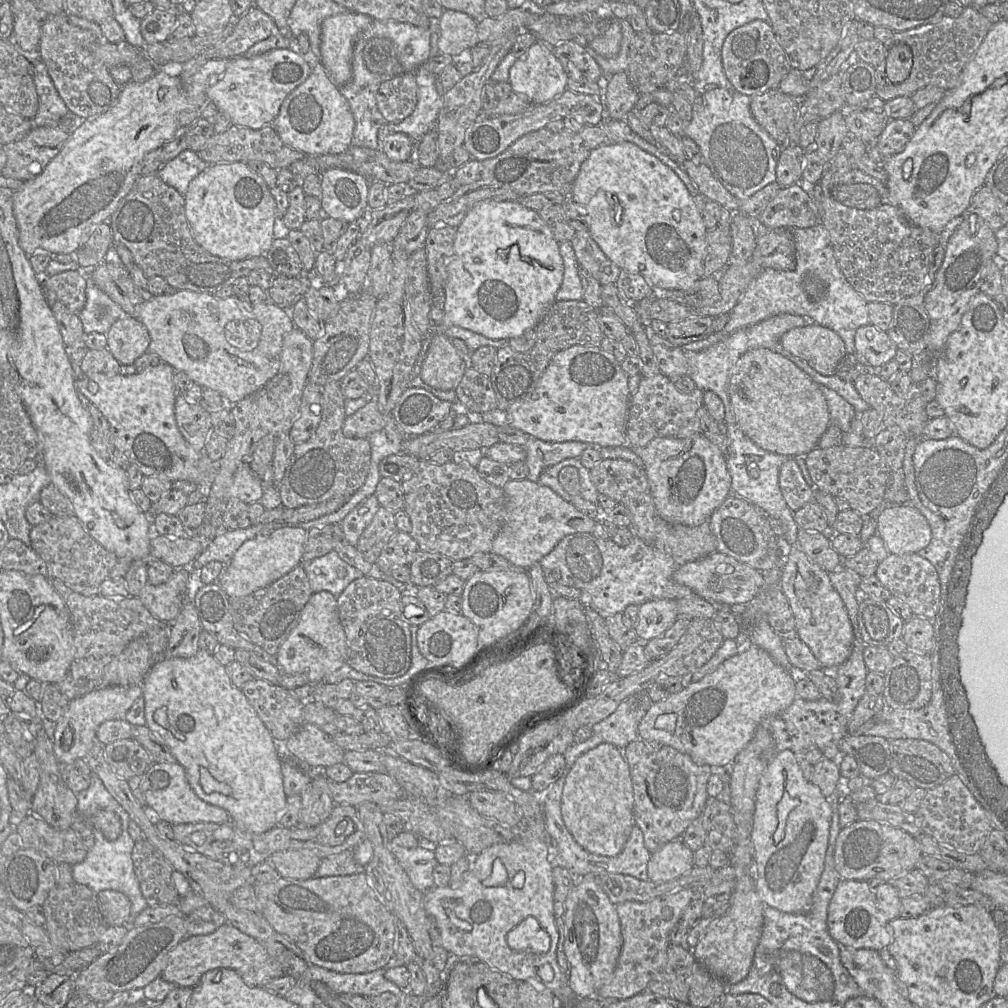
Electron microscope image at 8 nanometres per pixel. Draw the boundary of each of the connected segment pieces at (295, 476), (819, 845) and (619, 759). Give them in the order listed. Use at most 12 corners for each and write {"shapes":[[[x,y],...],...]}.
{"shapes":[[[340,381],[295,444],[283,507],[350,498],[370,468],[367,438],[344,436]],[[783,750],[756,793],[756,892],[811,908],[824,870],[830,799]],[[624,750],[582,754],[562,818],[585,850],[616,856],[634,826]]]}

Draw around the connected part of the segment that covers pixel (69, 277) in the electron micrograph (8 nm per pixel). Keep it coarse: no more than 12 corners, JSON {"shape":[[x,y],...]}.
{"shape":[[83,271],[43,275],[48,305],[79,314],[86,303]]}

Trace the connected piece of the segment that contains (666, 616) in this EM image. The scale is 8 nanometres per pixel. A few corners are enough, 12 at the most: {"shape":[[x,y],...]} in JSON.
{"shape":[[676,600],[639,606],[635,632],[650,641],[677,619]]}

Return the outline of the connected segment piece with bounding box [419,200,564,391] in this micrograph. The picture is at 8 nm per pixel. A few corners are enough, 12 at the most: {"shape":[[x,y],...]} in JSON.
{"shape":[[475,205],[456,228],[444,317],[419,376],[455,390],[444,331],[534,329],[564,277],[538,211]]}

